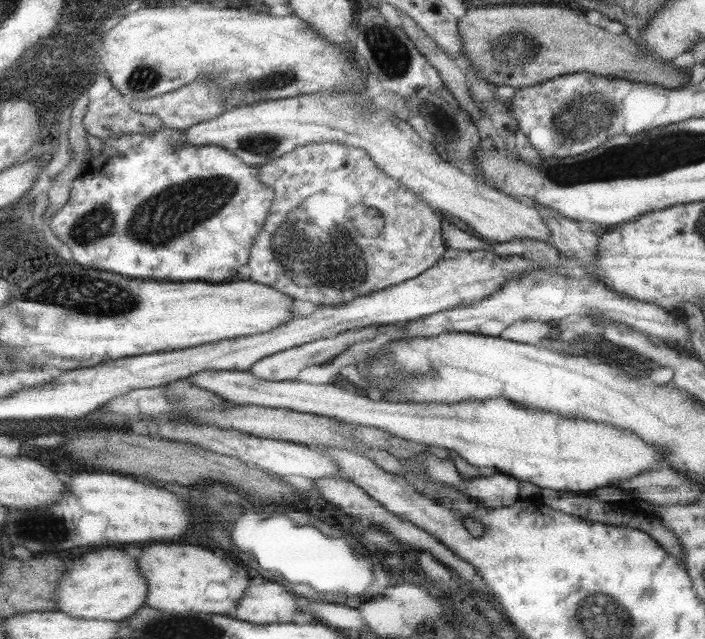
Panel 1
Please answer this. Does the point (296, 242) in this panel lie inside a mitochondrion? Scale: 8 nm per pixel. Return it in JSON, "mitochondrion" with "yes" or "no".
{"mitochondrion":"yes"}

